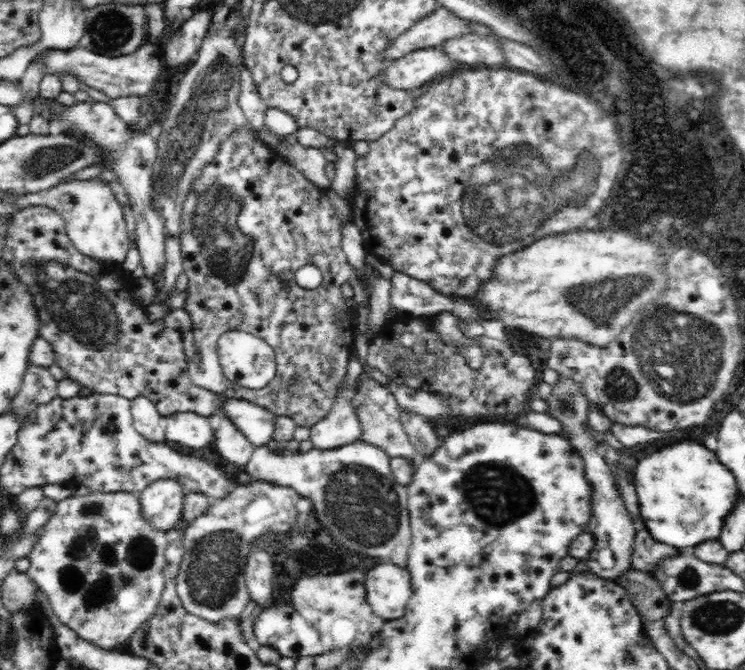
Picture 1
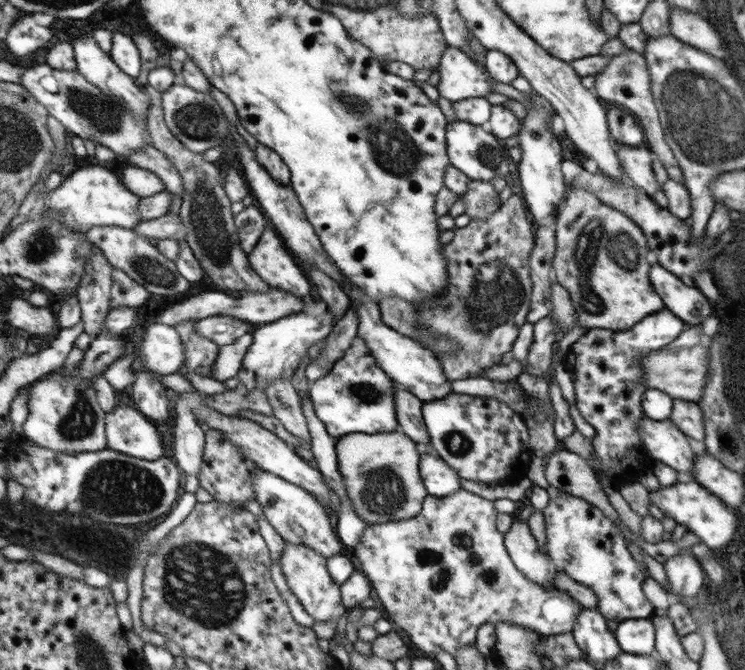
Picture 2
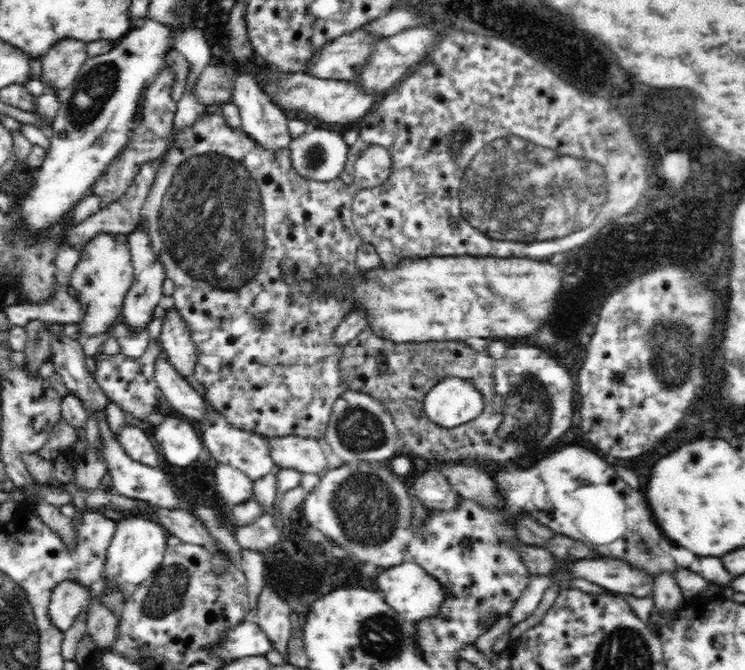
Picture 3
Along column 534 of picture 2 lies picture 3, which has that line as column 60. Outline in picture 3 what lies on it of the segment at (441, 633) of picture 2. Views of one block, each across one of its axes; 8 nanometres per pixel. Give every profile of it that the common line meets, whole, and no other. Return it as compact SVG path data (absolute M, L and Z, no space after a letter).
M72 578L62 580L51 592L48 614L54 627L66 632L76 622L78 614L86 610L88 592L84 586L72 582Z

